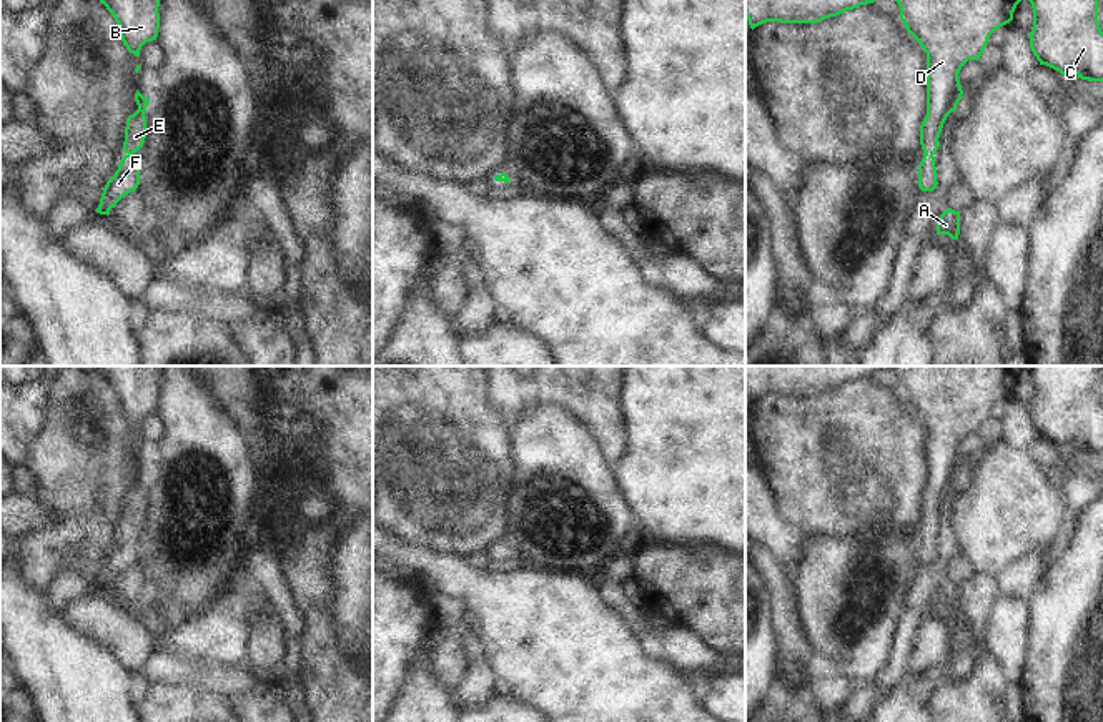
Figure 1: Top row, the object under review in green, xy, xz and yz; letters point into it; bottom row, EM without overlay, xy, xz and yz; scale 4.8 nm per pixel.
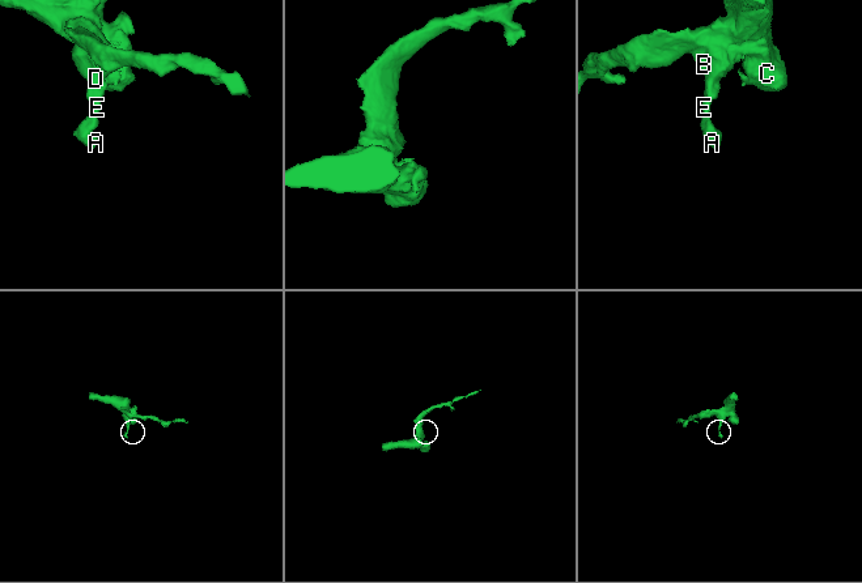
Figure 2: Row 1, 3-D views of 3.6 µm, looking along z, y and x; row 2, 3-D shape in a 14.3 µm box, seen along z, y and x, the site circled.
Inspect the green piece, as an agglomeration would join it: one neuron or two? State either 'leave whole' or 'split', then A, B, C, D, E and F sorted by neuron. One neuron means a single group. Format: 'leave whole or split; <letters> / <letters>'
leave whole; A B C D E F

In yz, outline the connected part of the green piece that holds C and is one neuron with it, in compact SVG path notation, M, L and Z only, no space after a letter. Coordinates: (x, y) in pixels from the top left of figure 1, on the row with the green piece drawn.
M1028 0L1033 8L1030 48L1040 65L1103 82L1103 32L1098 0Z

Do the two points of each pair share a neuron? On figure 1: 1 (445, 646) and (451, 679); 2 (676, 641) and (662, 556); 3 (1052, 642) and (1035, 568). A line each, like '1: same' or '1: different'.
1: same
2: different
3: different

